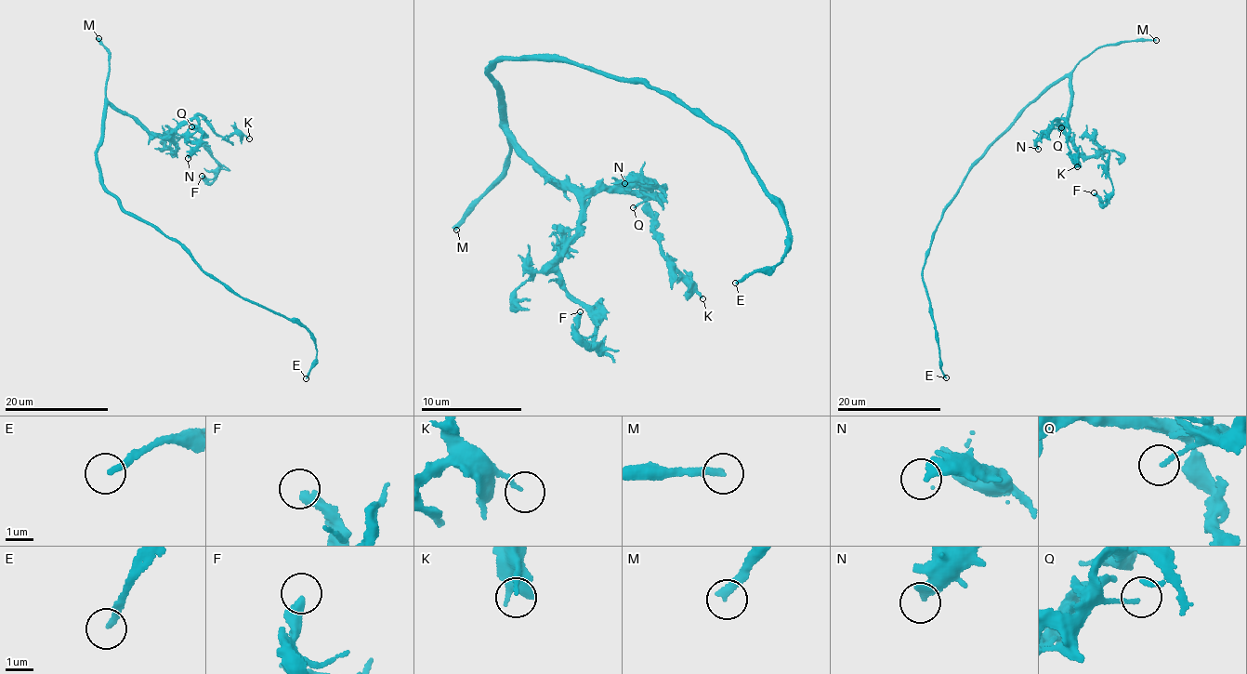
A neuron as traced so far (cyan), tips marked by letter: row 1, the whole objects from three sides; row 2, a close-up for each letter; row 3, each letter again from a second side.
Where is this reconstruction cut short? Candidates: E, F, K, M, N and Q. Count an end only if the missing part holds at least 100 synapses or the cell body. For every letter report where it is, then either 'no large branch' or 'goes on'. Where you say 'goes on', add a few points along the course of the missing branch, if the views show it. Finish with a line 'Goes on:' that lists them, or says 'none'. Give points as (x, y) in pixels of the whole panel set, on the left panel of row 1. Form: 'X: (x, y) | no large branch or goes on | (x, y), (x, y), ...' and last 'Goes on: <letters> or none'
E: (306, 378) | no large branch
F: (202, 176) | no large branch
K: (249, 138) | no large branch
M: (98, 38) | goes on
N: (188, 158) | no large branch
Q: (191, 126) | no large branch
Goes on: M

